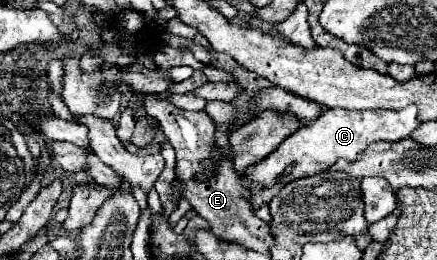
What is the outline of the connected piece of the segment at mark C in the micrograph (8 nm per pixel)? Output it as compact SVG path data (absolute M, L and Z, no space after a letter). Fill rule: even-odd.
M407 106L403 110L341 110L341 108L327 108L319 120L315 120L313 124L293 132L291 136L287 136L281 146L269 154L265 160L261 160L259 164L253 164L245 170L245 174L255 180L261 182L265 188L263 190L253 190L251 192L251 204L253 208L259 208L263 202L269 202L273 196L279 194L279 190L283 188L283 184L303 178L303 176L313 176L319 170L327 168L329 164L337 162L339 158L345 160L357 160L357 156L361 156L361 152L373 144L373 142L397 142L403 138L409 138L413 134L413 130L419 126L421 122L417 120L417 106ZM295 162L295 170L291 172L289 178L285 178L281 184L277 184L277 178L281 176L281 172Z

